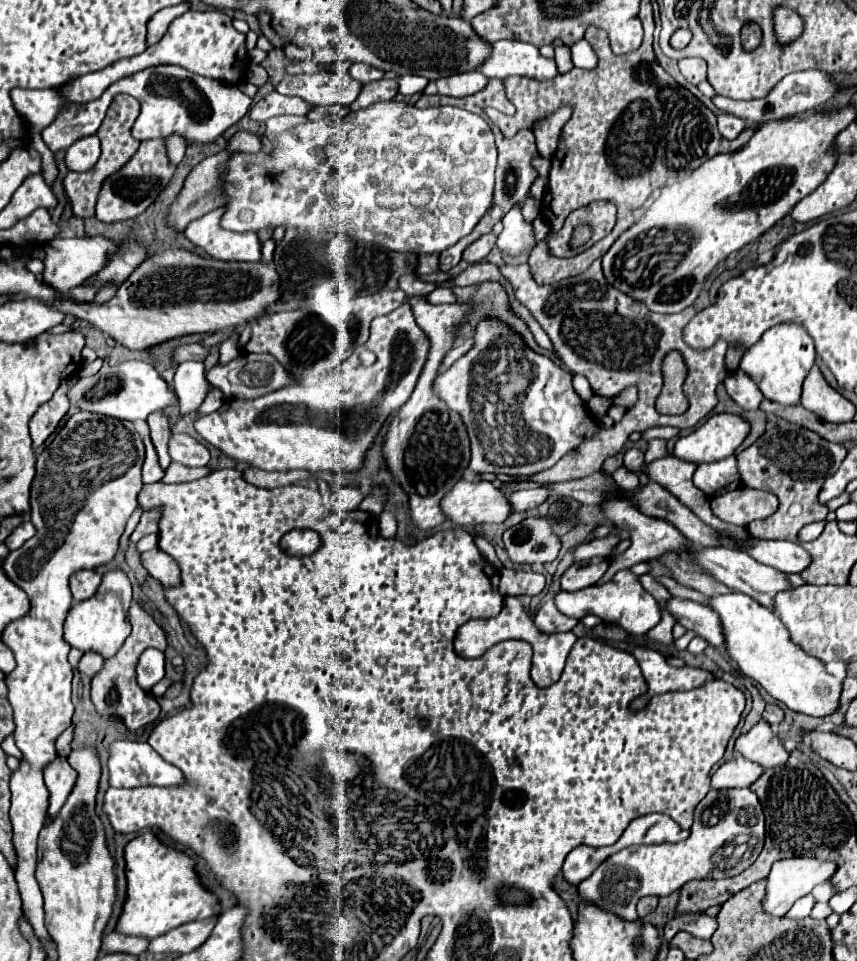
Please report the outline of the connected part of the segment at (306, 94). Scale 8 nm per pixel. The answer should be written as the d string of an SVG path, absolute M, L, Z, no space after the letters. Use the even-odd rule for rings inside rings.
M301 73L285 75L277 85L277 91L281 95L301 97L311 105L351 105L361 91L361 83L351 79L347 73Z

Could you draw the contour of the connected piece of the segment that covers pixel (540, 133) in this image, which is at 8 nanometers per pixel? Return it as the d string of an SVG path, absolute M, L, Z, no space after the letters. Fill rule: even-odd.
M567 107L549 115L549 119L545 123L541 123L541 127L537 127L537 131L533 131L535 139L537 139L537 149L541 151L541 155L545 159L553 157L553 151L557 149L557 135L561 133L561 123L565 119L569 119L569 109Z

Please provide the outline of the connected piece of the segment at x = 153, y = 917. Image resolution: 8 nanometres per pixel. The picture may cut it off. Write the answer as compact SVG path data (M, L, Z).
M143 833L125 845L125 877L127 897L117 919L115 931L123 935L153 939L189 921L201 921L217 915L217 899L207 893L193 871L193 861L155 839L153 833Z

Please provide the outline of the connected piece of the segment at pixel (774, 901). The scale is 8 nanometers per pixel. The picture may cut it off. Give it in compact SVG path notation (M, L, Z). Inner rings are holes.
M793 857L793 859L781 859L775 861L771 867L771 873L767 875L767 889L765 889L765 899L763 899L763 911L773 915L773 917L783 917L789 907L811 893L811 889L819 883L825 883L831 879L835 871L835 863L829 861L819 861L819 859L809 859L809 857Z

